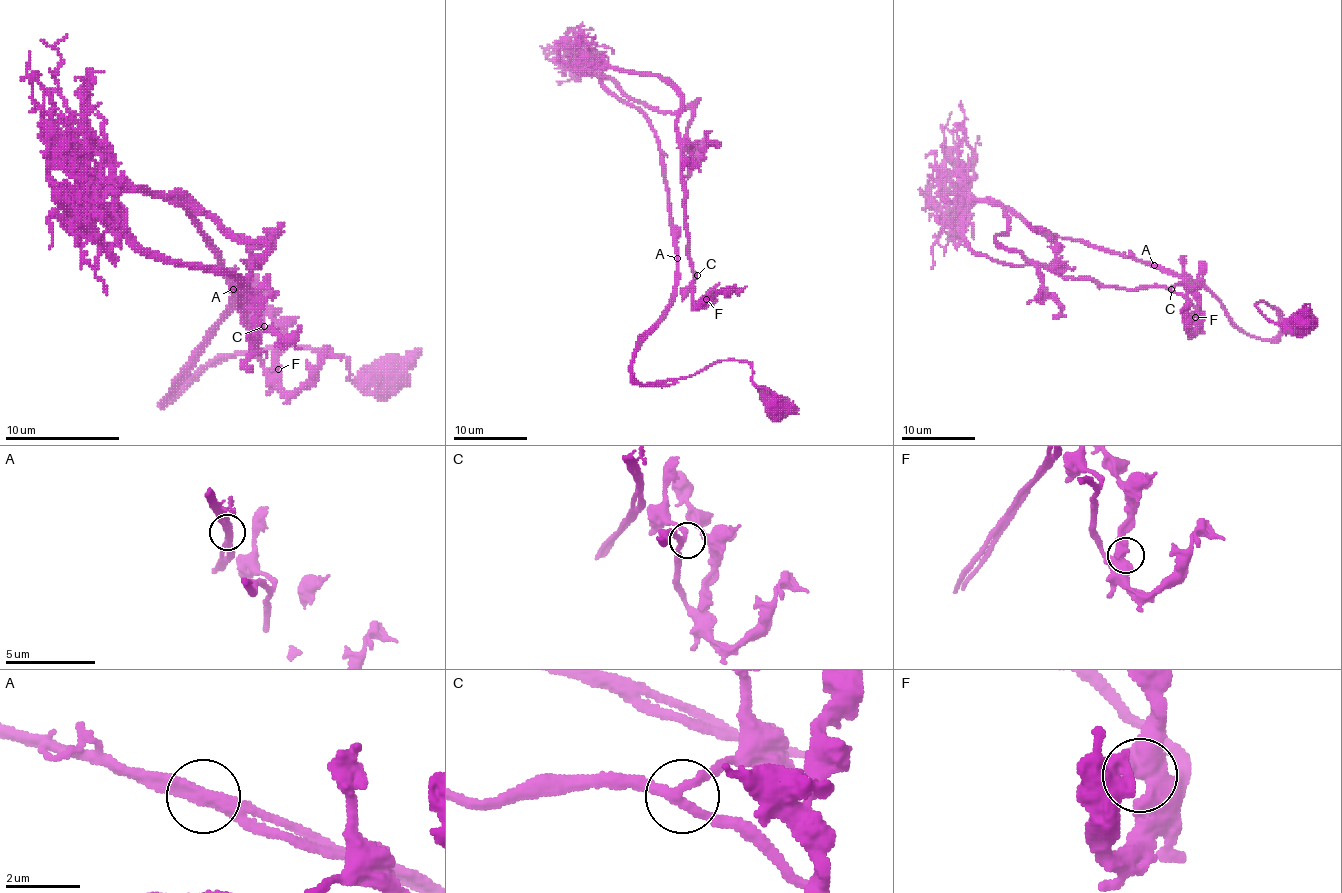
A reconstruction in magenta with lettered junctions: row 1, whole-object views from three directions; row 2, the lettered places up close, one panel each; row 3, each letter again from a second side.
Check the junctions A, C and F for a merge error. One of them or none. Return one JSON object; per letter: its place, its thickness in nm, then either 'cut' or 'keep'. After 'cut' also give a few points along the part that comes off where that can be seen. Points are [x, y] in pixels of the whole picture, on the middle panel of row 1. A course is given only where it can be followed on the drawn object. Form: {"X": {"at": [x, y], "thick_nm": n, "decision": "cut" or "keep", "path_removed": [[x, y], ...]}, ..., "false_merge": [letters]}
{"A": {"at": [677, 258], "thick_nm": 400, "decision": "cut", "path_removed": [[676, 258], [652, 125], [601, 81], [606, 68], [660, 76], [680, 98], [693, 303], [747, 286]]}, "C": {"at": [697, 275], "thick_nm": 260, "decision": "keep"}, "F": {"at": [706, 299], "thick_nm": 600, "decision": "keep"}, "false_merge": ["A"]}

